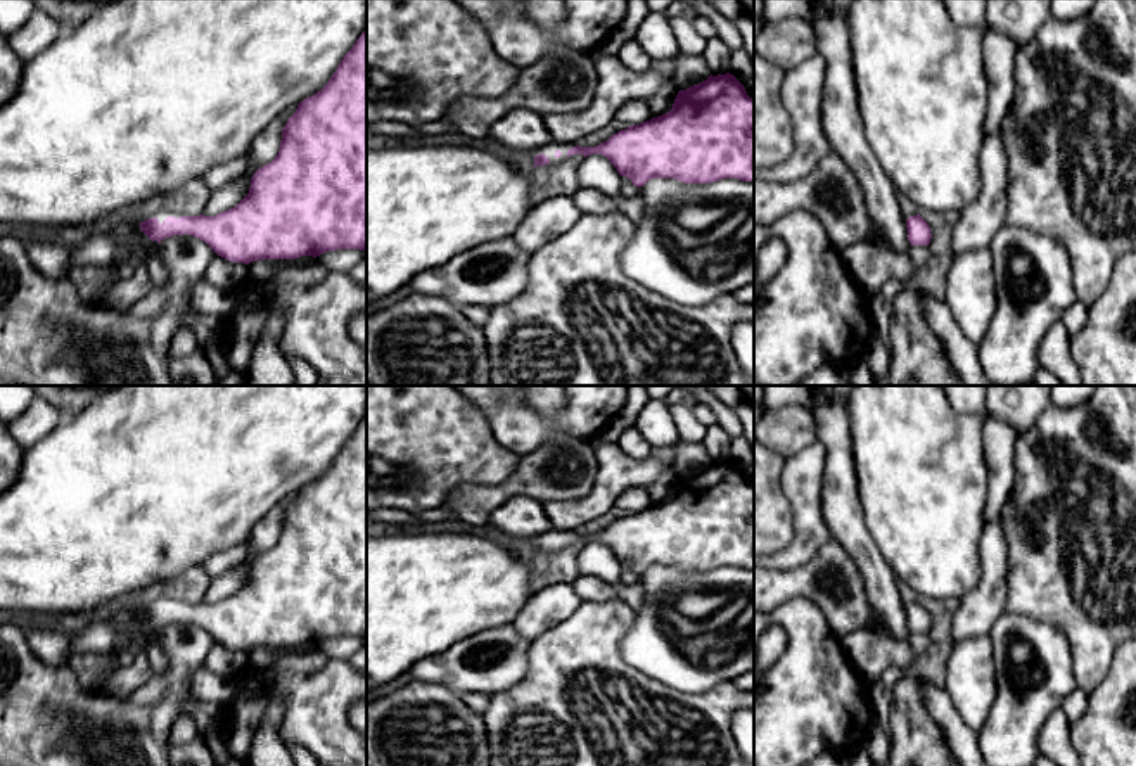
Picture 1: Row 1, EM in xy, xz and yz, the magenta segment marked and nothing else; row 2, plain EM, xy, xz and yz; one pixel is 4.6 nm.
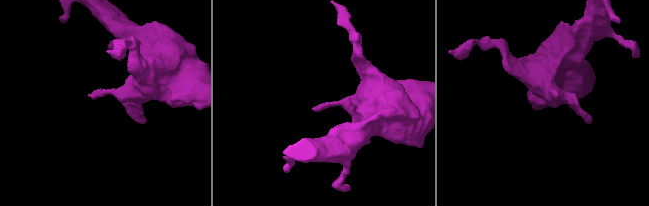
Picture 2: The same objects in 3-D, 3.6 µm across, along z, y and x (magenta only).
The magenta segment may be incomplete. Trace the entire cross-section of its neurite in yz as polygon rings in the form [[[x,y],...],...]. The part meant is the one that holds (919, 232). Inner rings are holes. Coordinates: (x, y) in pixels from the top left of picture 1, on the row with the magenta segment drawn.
[[[916,214],[906,220],[908,240],[911,246],[929,246],[932,233],[927,221]]]

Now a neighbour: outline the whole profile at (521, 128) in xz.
[[[512,109],[489,126],[488,137],[517,150],[533,150],[553,142],[543,116],[531,109]]]

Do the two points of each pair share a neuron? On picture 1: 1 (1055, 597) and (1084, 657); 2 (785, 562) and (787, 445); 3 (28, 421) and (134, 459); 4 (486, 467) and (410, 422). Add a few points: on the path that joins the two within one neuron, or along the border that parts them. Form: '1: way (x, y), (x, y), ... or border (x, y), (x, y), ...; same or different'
1: way (1071, 612), (1084, 626), (1084, 642); same
2: border (815, 440), (785, 459); different
3: border (64, 419), (26, 450); different
4: way (467, 452), (448, 441), (429, 438); same

